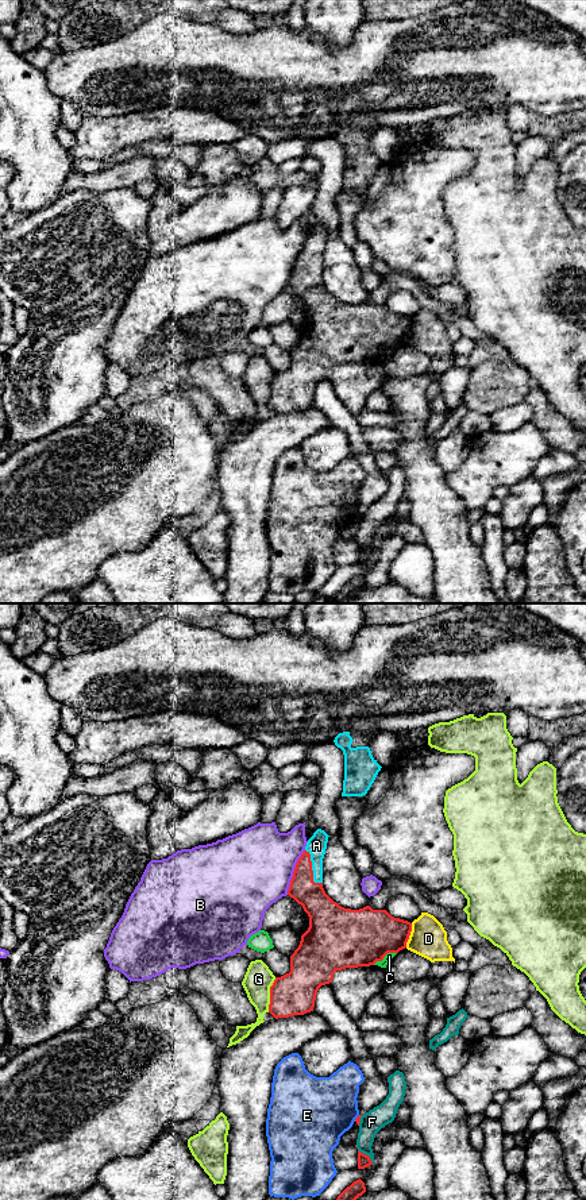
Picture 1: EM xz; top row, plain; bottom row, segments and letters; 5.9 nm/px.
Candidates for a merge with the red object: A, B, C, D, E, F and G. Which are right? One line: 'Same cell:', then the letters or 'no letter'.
Same cell: A

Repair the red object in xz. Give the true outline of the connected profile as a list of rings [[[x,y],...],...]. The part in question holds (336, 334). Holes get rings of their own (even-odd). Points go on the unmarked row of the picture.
[[[321,224],[313,228],[290,275],[288,290],[302,301],[309,312],[309,323],[290,351],[290,367],[275,373],[270,382],[269,408],[275,414],[313,406],[319,383],[329,379],[336,366],[370,362],[382,356],[388,348],[398,348],[406,343],[412,327],[410,317],[394,313],[386,305],[373,305],[370,301],[359,305],[344,304],[325,289],[323,283],[323,254],[328,232]]]

